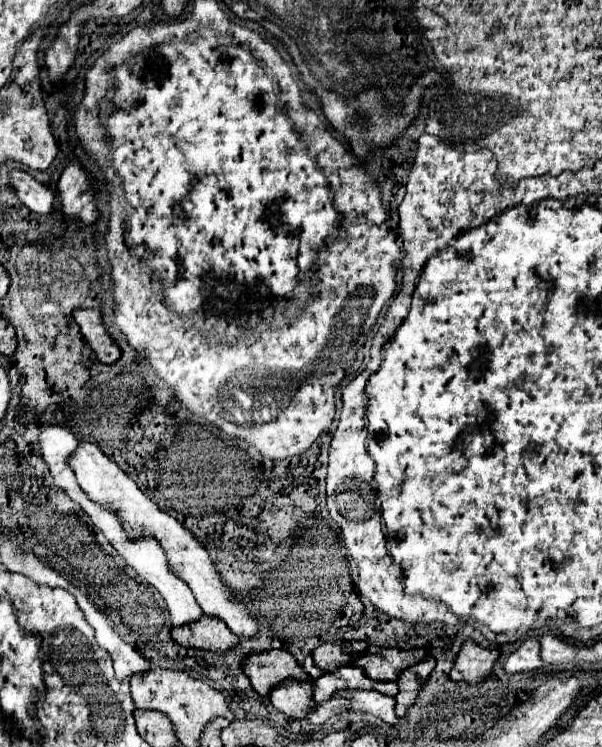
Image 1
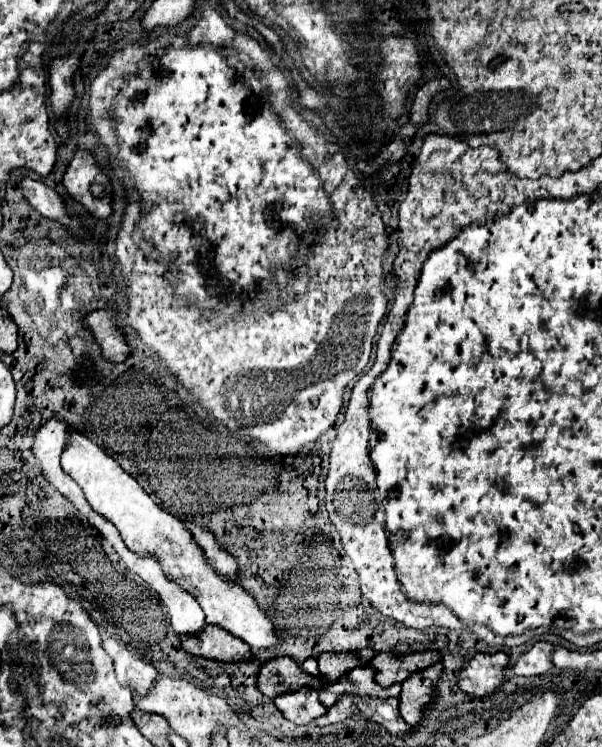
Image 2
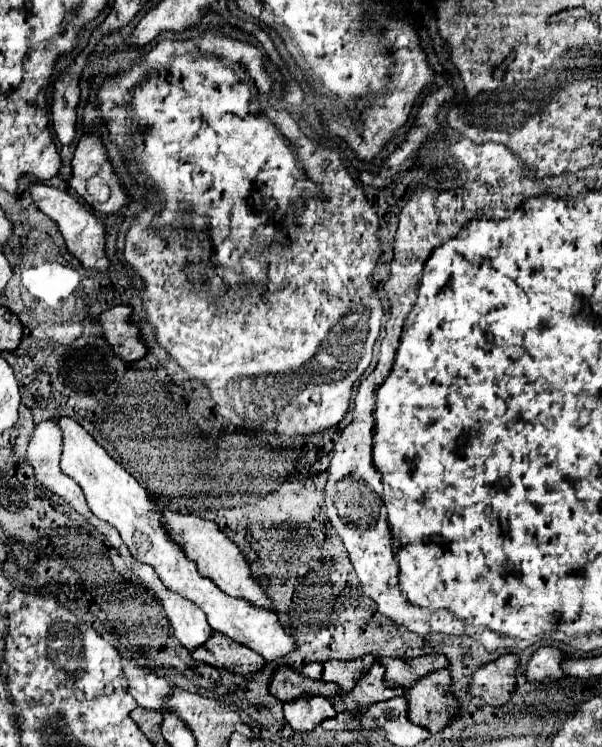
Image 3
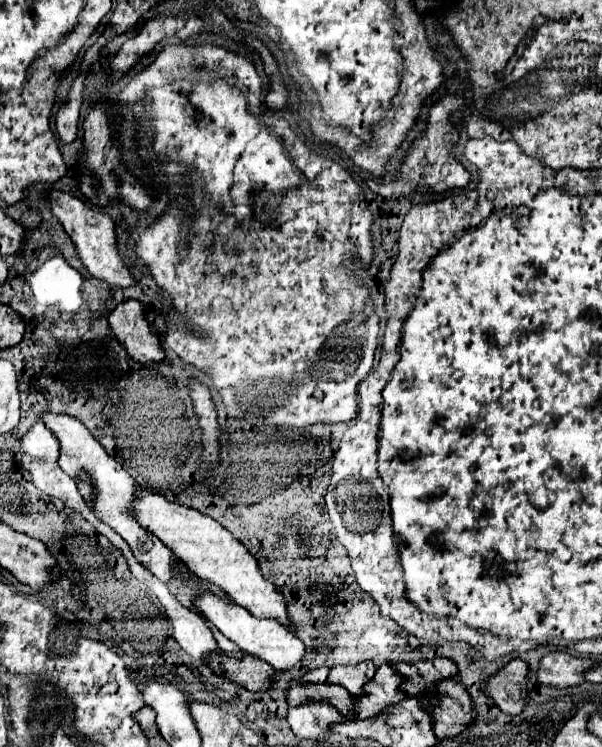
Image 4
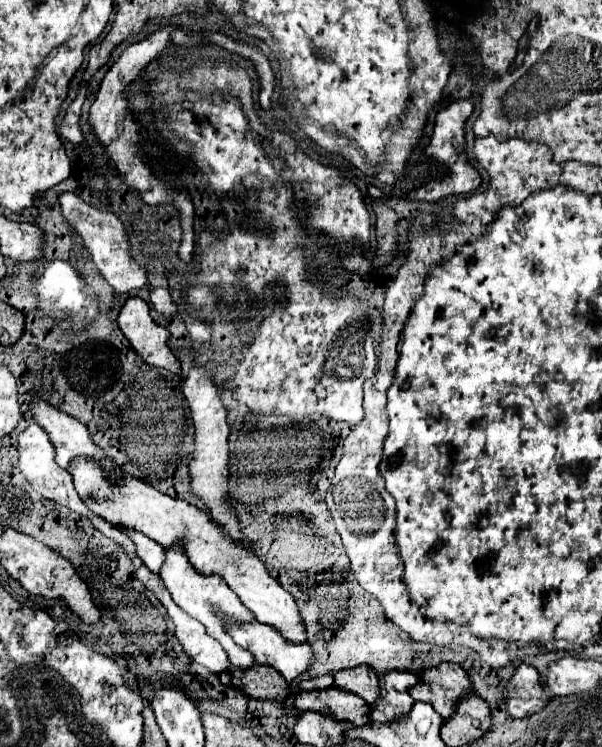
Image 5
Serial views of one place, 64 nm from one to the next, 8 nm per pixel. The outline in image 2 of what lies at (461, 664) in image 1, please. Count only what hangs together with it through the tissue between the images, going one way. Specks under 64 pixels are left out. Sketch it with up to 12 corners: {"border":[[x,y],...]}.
{"border":[[506,652],[472,654],[458,670],[466,694],[498,690]]}

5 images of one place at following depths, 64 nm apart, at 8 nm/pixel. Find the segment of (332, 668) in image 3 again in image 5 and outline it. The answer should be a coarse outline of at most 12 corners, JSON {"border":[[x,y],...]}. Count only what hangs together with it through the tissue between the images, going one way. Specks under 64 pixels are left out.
{"border":[[372,666],[334,674],[334,686],[358,694],[368,704],[378,698],[378,676]]}

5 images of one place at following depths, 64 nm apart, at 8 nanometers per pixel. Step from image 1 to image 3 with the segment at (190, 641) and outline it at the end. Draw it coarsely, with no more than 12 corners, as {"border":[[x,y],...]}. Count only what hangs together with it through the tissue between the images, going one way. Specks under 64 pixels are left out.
{"border":[[212,630],[192,658],[250,676],[264,658]]}

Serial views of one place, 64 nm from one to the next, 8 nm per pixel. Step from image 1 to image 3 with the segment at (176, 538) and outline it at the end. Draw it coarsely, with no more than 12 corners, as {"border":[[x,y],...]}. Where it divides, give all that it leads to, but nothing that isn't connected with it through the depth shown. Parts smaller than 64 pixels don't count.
{"border":[[76,420],[62,472],[138,562],[264,660],[292,652],[274,612],[220,592],[164,536],[152,496]]}

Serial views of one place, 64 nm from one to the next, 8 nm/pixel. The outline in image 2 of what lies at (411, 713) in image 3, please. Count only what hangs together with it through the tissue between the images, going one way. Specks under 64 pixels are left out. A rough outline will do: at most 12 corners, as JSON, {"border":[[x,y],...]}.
{"border":[[438,662],[404,680],[400,716],[418,724],[440,678]]}

